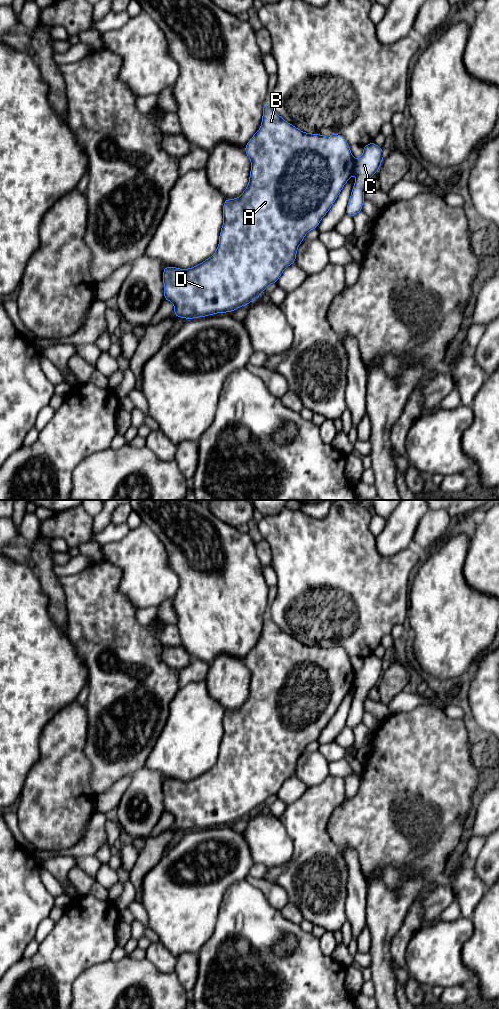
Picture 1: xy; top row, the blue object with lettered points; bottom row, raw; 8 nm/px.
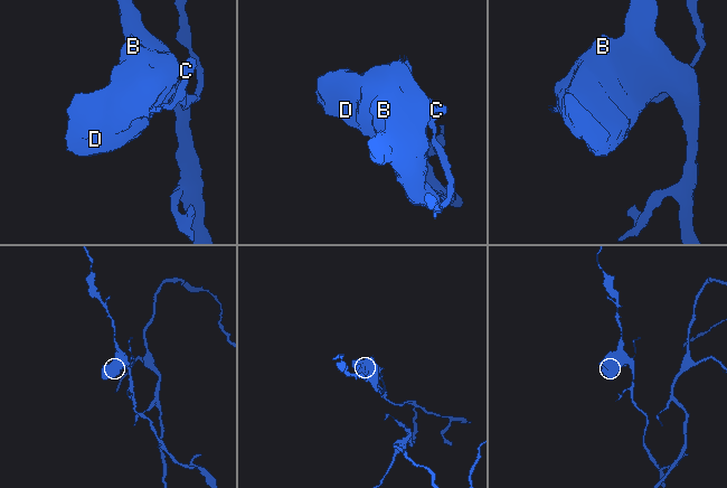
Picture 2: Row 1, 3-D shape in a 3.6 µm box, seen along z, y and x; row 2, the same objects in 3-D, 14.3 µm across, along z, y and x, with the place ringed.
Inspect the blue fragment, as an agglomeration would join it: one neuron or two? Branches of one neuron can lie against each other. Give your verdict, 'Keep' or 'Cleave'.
Cleave

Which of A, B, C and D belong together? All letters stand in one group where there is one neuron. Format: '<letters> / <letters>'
A B D / C

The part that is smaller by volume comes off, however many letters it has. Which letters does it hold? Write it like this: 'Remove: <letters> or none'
Remove: C

